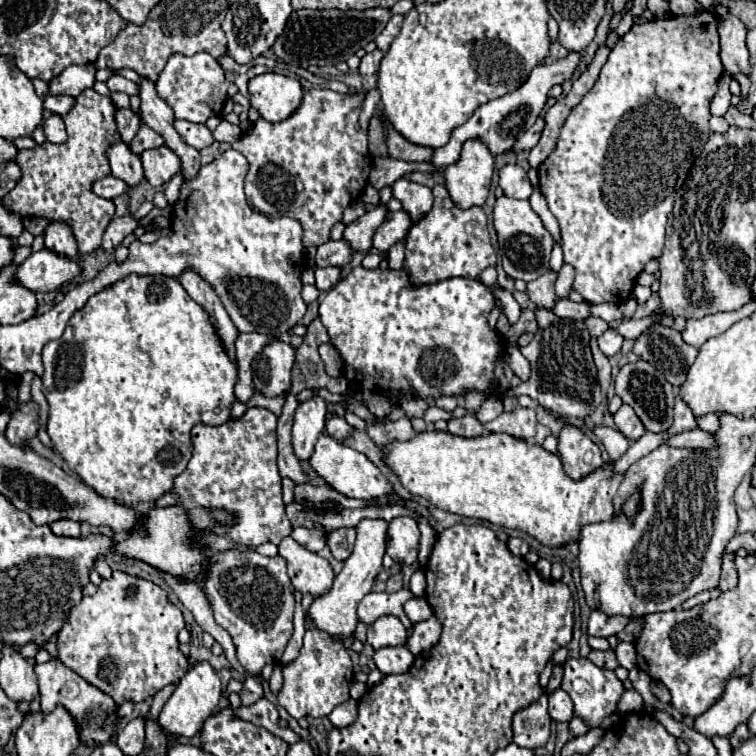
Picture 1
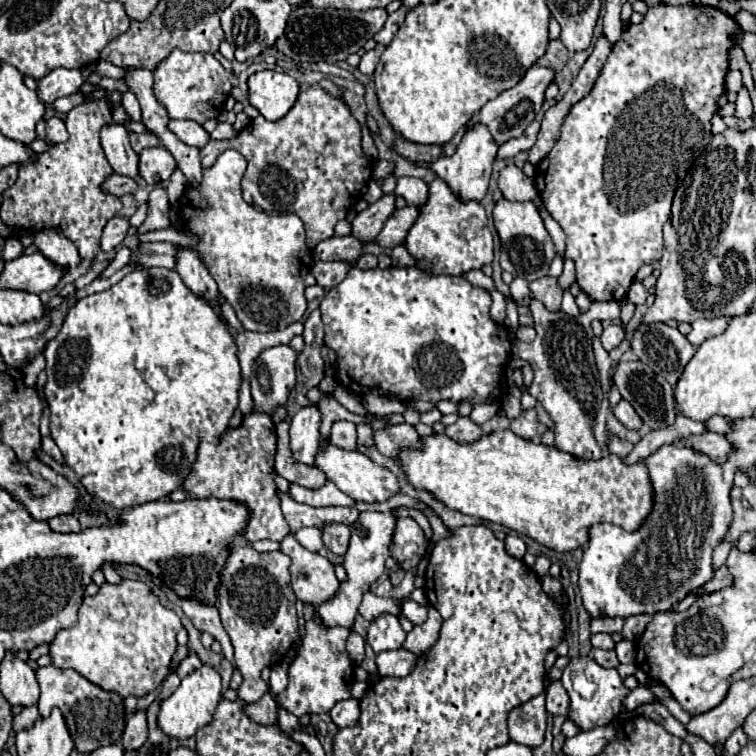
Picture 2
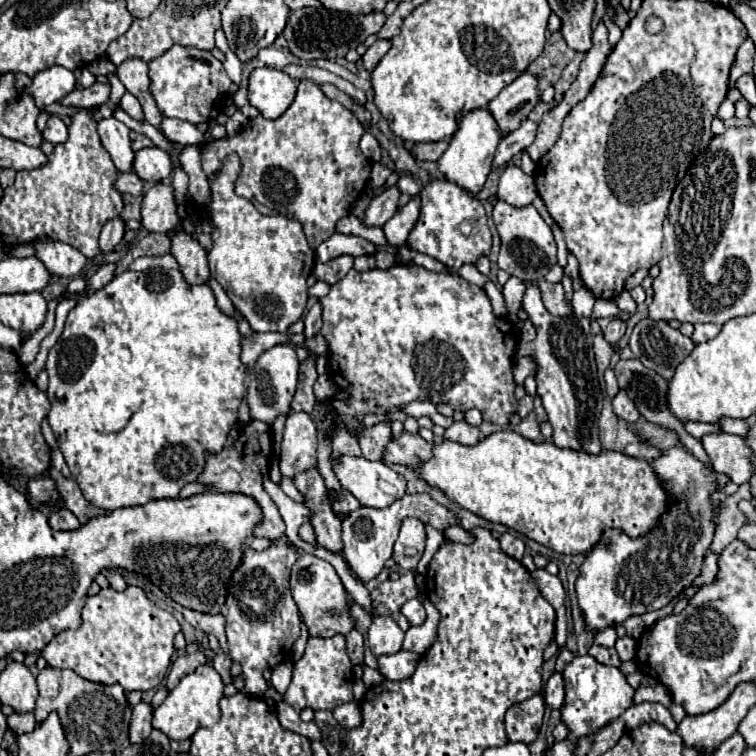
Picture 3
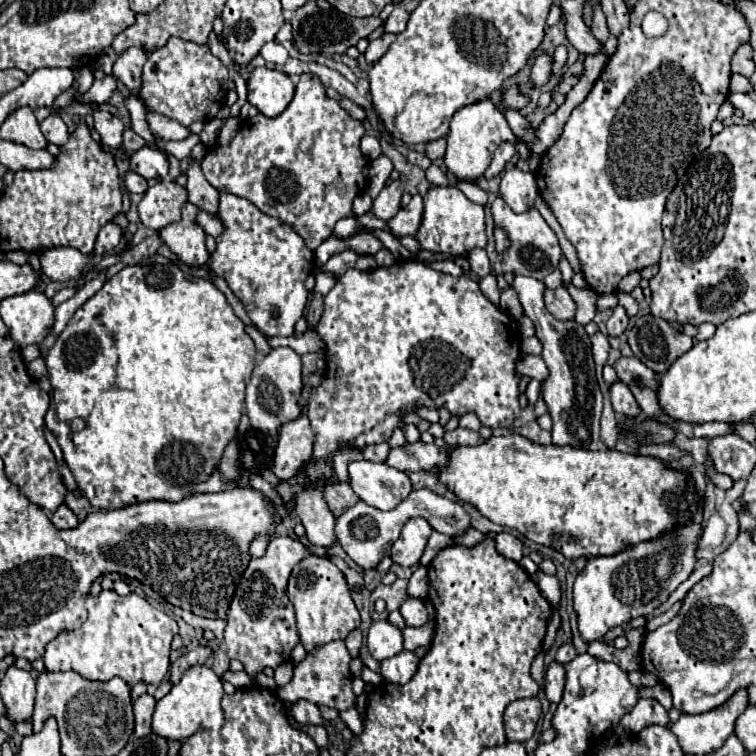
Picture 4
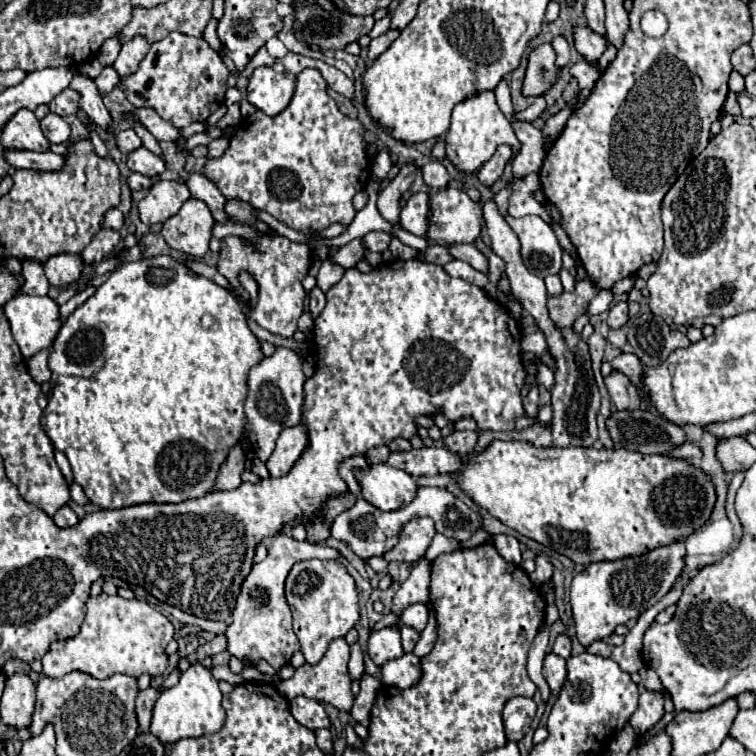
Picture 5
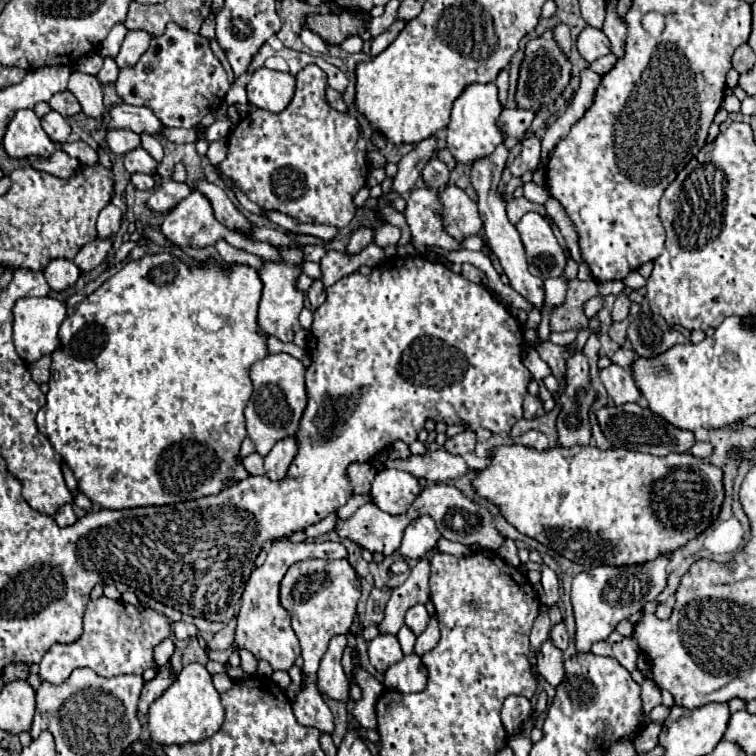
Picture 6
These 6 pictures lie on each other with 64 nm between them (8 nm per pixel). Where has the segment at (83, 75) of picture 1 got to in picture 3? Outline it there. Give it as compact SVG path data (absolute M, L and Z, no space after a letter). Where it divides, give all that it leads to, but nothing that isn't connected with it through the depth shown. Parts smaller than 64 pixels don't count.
M52 66L52 68L38 72L32 78L30 86L26 86L22 90L22 94L32 96L38 108L46 108L46 106L62 100L74 88L76 88L74 74L62 66Z

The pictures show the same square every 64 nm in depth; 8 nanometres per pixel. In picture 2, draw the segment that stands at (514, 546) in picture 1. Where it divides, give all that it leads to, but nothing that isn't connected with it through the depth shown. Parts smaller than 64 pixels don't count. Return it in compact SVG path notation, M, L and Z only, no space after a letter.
M506 536L504 544L506 544L506 552L508 552L510 556L518 558L518 560L520 560L520 558L524 556L524 552L526 552L526 546L524 546L524 542L522 542L518 536Z

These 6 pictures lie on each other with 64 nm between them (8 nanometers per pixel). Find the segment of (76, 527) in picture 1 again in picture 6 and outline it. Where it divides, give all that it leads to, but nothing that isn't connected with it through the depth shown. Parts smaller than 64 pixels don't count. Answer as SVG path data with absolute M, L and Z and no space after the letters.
M64 504L56 514L54 514L54 520L58 526L72 526L76 522L76 514L72 510L72 504Z

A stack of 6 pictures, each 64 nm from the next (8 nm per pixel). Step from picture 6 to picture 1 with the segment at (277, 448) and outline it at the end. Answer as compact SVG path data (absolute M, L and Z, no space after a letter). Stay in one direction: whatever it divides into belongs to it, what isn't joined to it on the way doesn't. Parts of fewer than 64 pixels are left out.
M320 396L300 402L294 412L294 428L292 428L292 446L298 460L308 462L314 452L316 440L324 434L324 416L326 416L326 400Z

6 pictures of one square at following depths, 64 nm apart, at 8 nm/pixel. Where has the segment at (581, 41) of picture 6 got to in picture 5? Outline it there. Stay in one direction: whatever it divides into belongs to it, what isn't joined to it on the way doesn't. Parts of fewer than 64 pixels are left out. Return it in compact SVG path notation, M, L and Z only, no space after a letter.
M574 28L574 46L588 62L596 62L606 50L606 44L608 40L590 28Z

